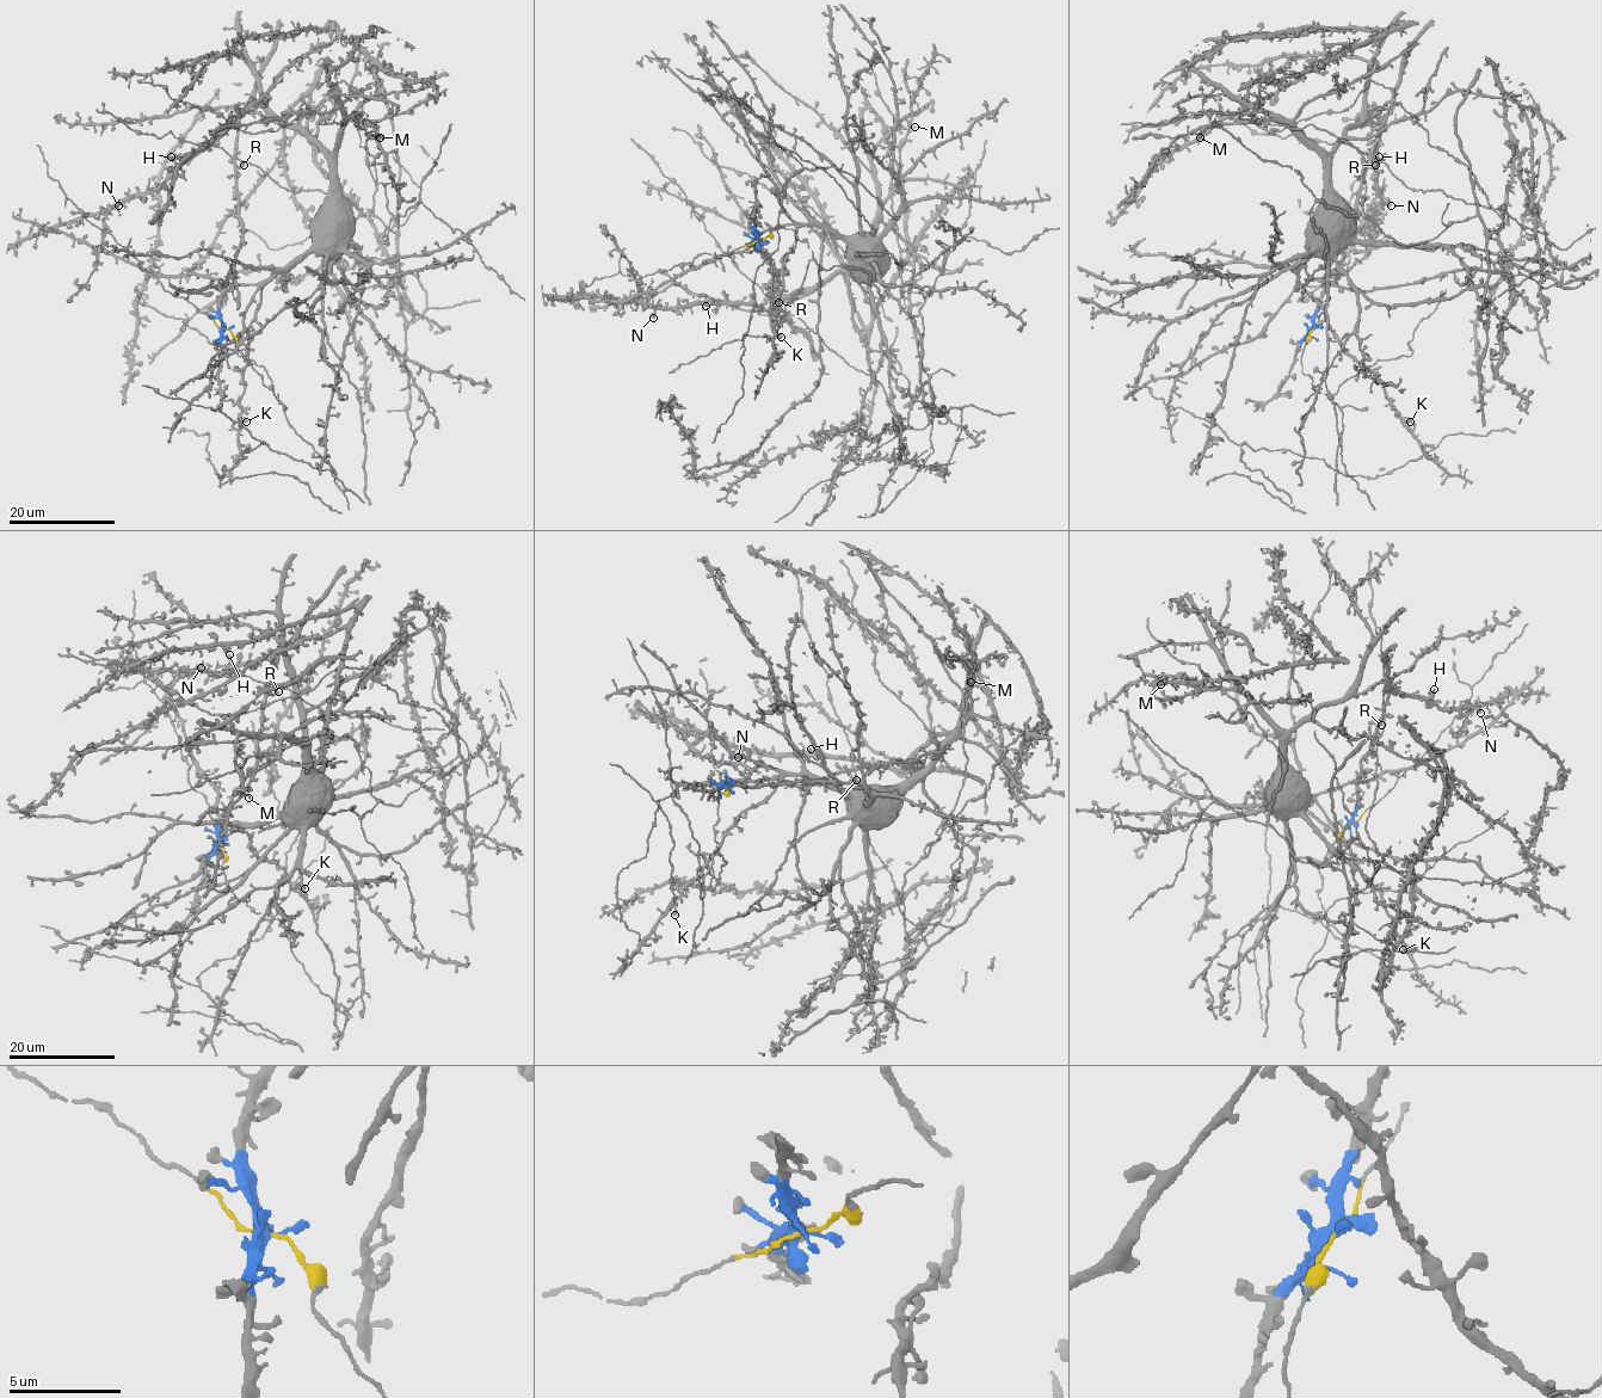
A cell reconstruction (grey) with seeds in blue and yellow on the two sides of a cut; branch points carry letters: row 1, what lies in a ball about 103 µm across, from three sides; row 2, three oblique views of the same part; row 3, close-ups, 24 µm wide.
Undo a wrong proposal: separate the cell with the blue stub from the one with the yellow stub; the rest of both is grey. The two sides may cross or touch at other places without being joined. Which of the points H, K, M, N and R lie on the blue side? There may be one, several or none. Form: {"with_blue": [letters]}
{"with_blue": ["H", "N", "R"]}

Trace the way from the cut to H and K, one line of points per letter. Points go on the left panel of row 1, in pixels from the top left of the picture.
H: (225, 327), (221, 291), (242, 239), (234, 164), (238, 128), (228, 125), (179, 164), (171, 156)
K: (225, 327), (183, 297), (173, 296), (158, 279), (207, 275), (262, 289), (242, 373), (240, 416), (246, 422)

